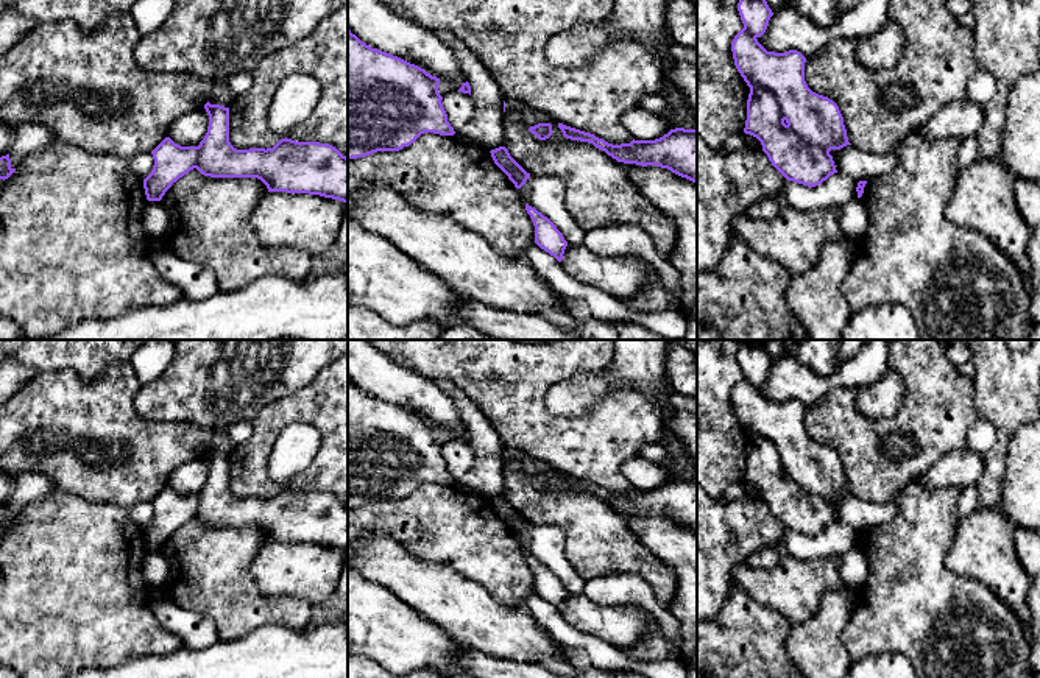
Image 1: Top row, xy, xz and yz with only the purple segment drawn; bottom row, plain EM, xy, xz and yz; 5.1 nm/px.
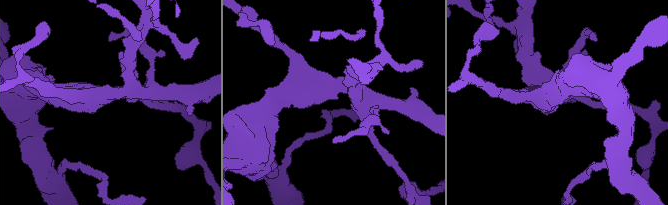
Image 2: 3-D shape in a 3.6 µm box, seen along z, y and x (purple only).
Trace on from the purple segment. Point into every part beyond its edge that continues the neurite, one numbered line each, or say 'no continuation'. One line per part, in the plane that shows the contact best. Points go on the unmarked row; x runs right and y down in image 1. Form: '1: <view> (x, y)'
no continuation

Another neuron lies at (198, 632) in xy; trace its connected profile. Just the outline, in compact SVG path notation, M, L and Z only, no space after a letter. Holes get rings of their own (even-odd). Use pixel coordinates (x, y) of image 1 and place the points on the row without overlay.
M162 592L154 594L150 606L159 625L176 634L184 647L203 650L218 641L217 625L209 616L184 609Z

